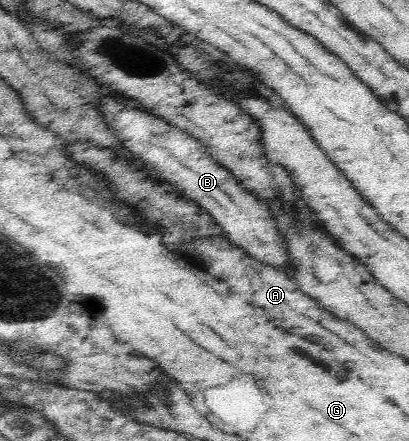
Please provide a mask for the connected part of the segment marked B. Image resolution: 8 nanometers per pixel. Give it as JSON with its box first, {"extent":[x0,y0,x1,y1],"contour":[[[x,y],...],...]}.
{"extent":[99,97,293,277],"contour":[[[112,97],[101,99],[99,112],[110,130],[117,133],[121,145],[197,203],[203,212],[213,218],[232,245],[244,250],[245,254],[263,265],[283,269],[293,277],[289,272],[289,244],[285,234],[277,228],[277,220],[273,218],[271,208],[243,188],[224,165],[207,153],[197,138],[189,136],[161,117],[127,109],[125,104],[117,103]]]}

